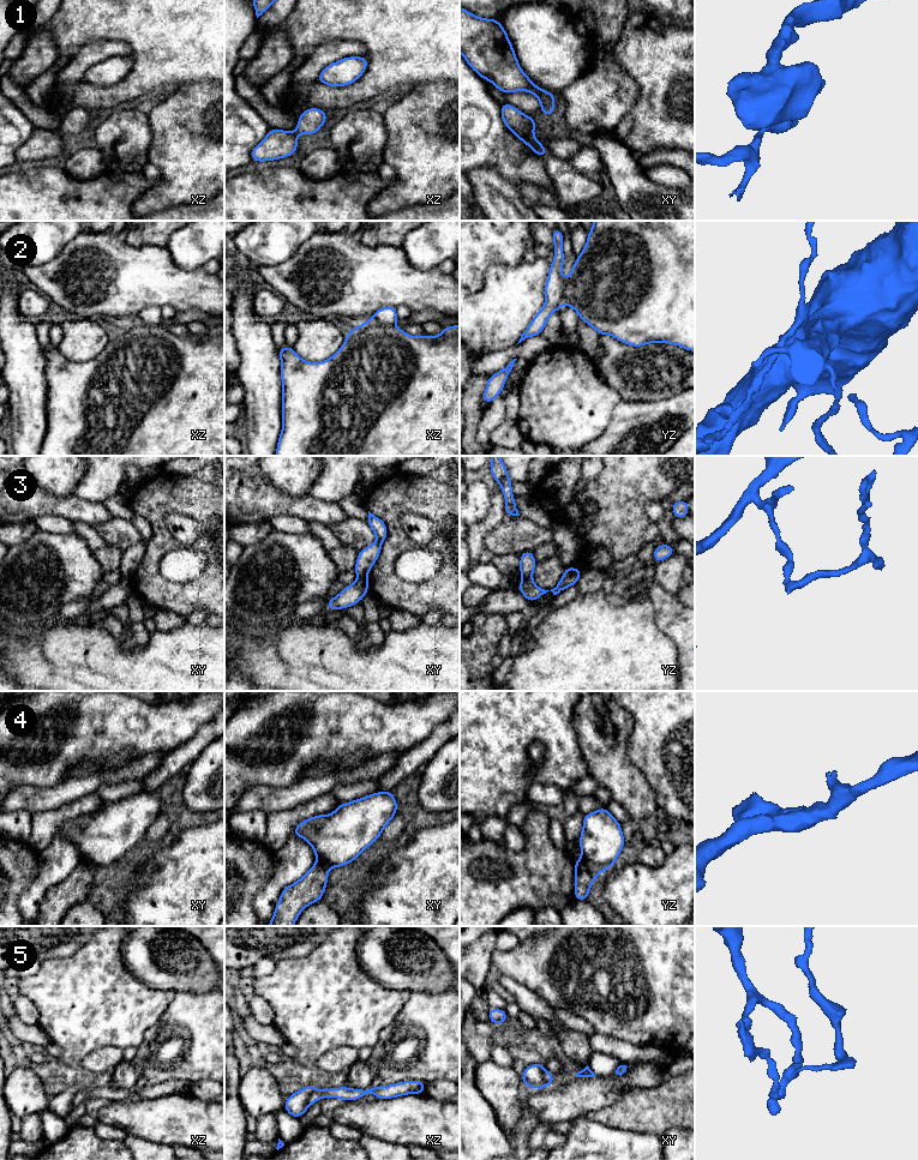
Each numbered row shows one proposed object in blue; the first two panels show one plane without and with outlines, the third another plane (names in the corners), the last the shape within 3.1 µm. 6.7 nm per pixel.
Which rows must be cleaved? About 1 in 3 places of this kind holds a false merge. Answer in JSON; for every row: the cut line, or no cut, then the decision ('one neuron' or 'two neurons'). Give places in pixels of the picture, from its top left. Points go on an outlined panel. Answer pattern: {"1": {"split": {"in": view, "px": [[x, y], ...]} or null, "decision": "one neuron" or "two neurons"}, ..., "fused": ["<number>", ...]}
{"1": {"split": {"in": "xz", "px": [[293, 132], [296, 134]]}, "decision": "two neurons"}, "2": {"split": {"in": "xz", "px": [[370, 319], [392, 325]]}, "decision": "two neurons"}, "3": {"split": {"in": "xy", "px": [[358, 576], [366, 578]]}, "decision": "two neurons"}, "4": {"split": {"in": "yz", "px": [[582, 857], [596, 872]]}, "decision": "two neurons"}, "5": {"split": {"in": "xy", "px": [[545, 1071], [545, 1079], [550, 1085]]}, "decision": "two neurons"}, "fused": ["1", "2", "3", "4", "5"]}

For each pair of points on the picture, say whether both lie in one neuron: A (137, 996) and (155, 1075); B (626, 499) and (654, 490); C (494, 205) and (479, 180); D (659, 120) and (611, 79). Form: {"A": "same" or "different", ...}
{"A": "different", "B": "same", "C": "same", "D": "different"}

